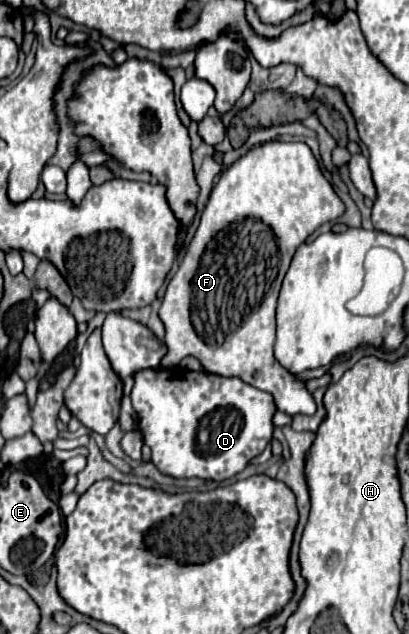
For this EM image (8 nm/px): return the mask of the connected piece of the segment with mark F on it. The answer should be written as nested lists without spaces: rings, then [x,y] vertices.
[[[301,141],[263,143],[225,169],[159,309],[167,331],[167,355],[161,365],[175,367],[183,357],[193,355],[207,373],[239,377],[271,393],[277,409],[287,415],[315,415],[311,393],[273,357],[275,305],[295,249],[319,225],[337,219],[343,211],[343,201]]]

